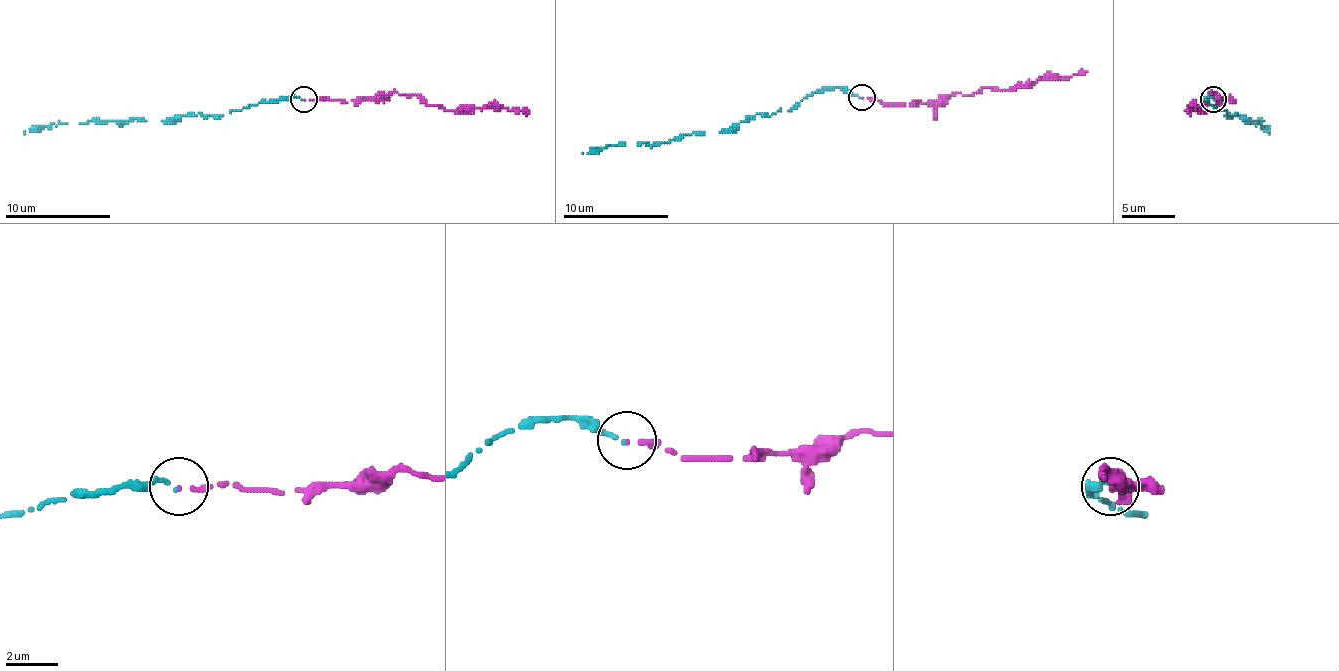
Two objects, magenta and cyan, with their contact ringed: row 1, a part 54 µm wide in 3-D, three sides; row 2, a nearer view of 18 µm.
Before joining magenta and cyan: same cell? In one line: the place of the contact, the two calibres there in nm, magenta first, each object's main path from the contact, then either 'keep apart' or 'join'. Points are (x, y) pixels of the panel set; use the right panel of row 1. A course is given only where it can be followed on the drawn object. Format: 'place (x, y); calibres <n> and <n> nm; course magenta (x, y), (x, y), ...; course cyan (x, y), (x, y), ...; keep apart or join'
place (1213, 99); calibres 190 and 140 nm; course magenta (1214, 100), (1219, 100), (1211, 92), (1203, 105), (1206, 110), (1195, 108), (1187, 113); course cyan (1214, 100), (1203, 100), (1232, 115), (1248, 121), (1248, 118), (1261, 121), (1269, 134); join

